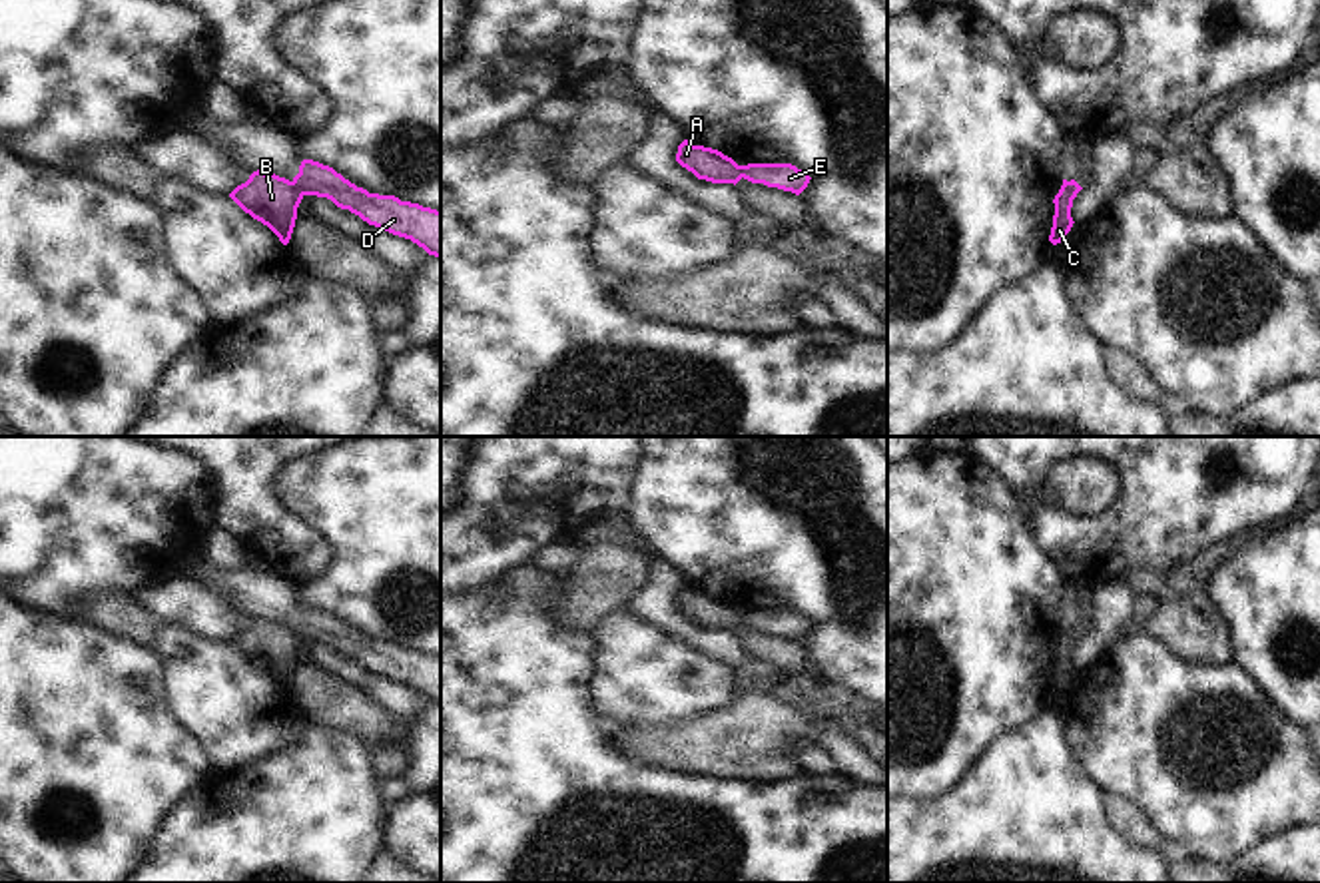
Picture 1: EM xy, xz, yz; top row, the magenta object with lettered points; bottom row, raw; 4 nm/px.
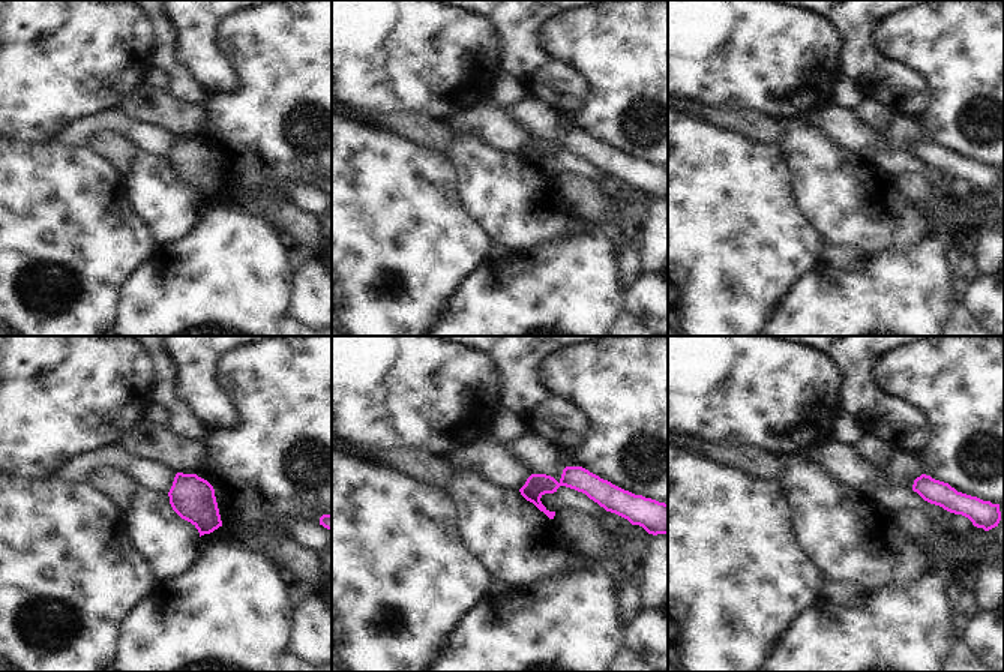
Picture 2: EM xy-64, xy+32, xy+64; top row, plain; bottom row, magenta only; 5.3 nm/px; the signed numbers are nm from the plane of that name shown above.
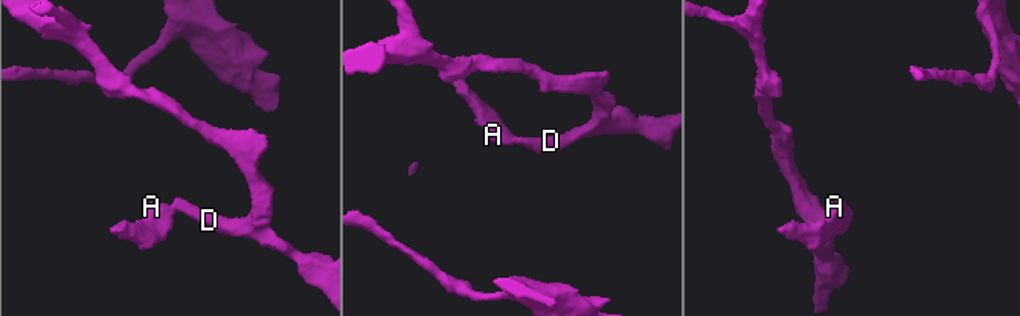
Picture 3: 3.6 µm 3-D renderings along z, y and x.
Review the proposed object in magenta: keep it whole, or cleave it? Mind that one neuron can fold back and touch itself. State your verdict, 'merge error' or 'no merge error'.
merge error

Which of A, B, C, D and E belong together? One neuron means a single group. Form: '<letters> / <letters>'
A B C / D E

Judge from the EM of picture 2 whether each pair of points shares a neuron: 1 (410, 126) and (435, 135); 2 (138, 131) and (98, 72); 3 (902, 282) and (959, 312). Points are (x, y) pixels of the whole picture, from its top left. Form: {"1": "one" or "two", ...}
{"1": "one", "2": "two", "3": "two"}

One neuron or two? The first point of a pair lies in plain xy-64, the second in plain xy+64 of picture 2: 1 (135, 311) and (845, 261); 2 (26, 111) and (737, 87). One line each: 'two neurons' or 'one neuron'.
1: two neurons
2: one neuron

